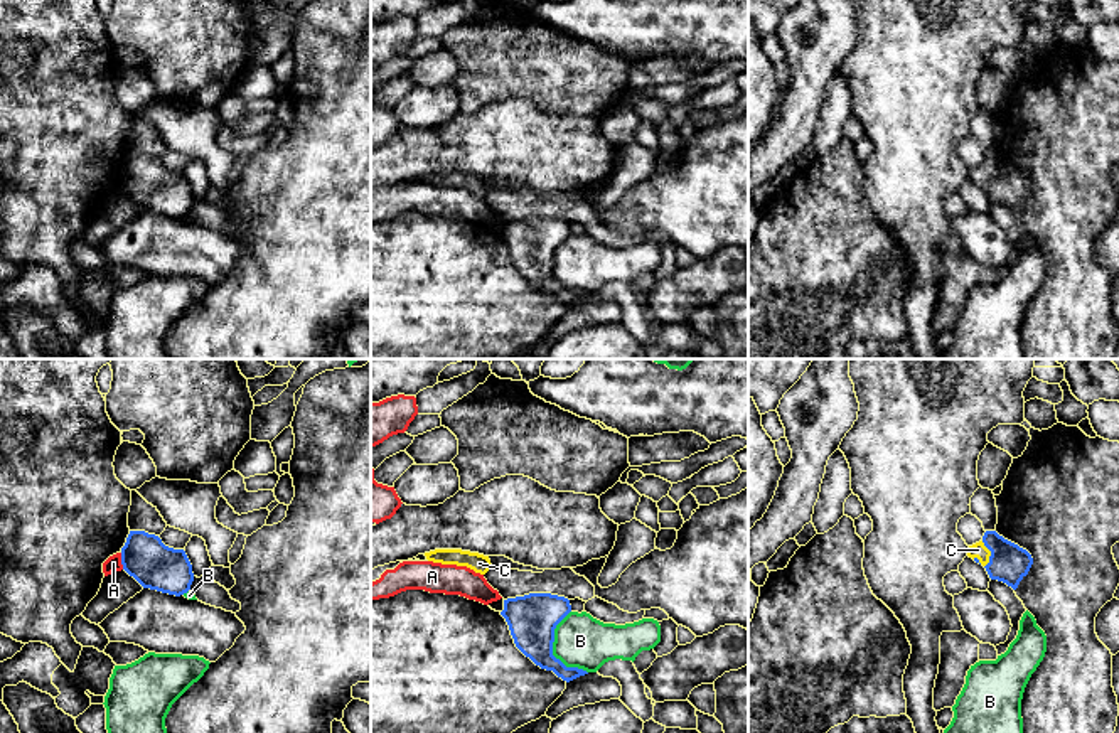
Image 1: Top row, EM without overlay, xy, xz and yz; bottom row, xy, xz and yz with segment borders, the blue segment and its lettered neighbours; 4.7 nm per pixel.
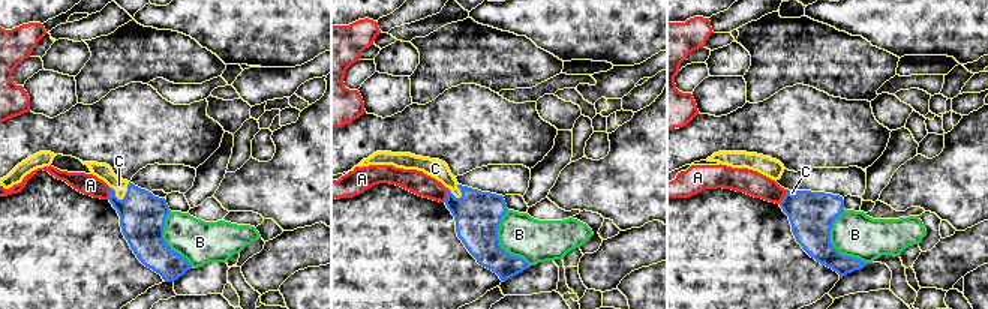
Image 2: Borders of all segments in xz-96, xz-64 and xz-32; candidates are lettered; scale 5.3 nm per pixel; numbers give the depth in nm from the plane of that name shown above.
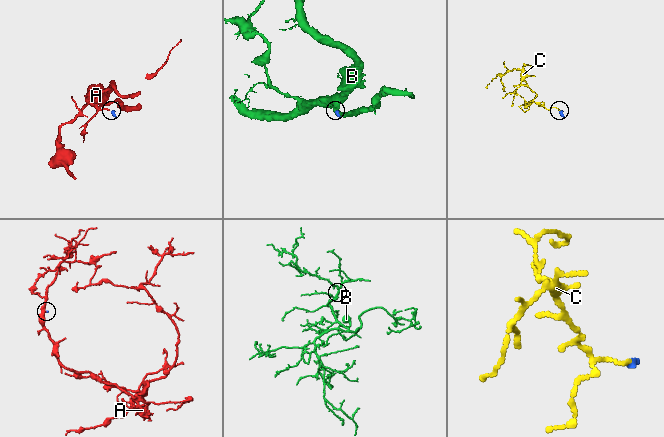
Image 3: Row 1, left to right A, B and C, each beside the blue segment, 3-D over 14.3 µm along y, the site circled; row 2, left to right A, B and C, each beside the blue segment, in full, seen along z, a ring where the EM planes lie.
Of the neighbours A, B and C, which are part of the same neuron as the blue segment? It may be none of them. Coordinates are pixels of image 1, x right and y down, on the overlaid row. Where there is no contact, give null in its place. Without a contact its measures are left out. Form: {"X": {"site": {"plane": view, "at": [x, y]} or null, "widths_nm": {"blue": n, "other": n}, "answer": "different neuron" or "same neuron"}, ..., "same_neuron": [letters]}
{"A": {"site": {"plane": "xy", "at": [122, 561]}, "widths_nm": {"blue": 220, "other": 80}, "answer": "different neuron"}, "B": {"site": {"plane": "xz", "at": [551, 649]}, "widths_nm": {"blue": 240, "other": 260}, "answer": "different neuron"}, "C": {"site": {"plane": "yz", "at": [991, 555]}, "widths_nm": {"blue": 190, "other": 70}, "answer": "same neuron"}, "same_neuron": ["C"]}

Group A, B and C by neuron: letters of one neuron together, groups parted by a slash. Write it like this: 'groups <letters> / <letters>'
groups A / B / C

